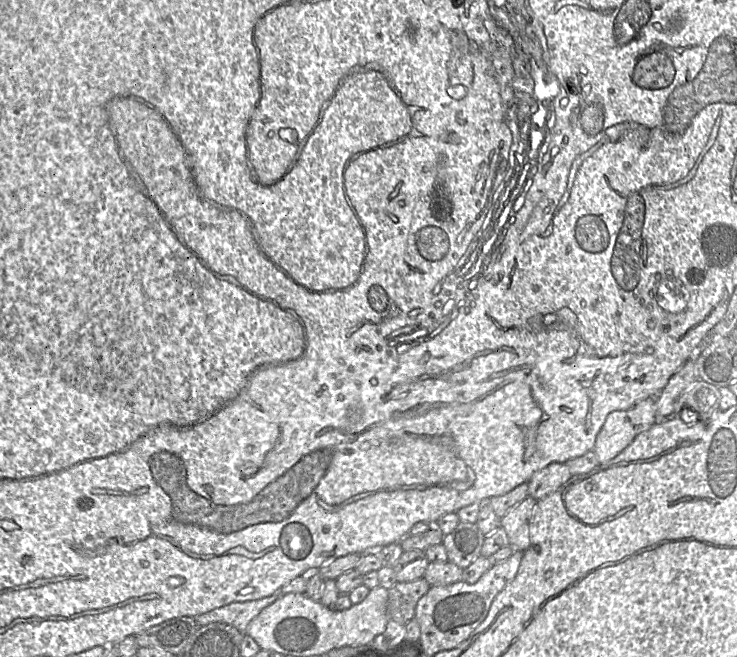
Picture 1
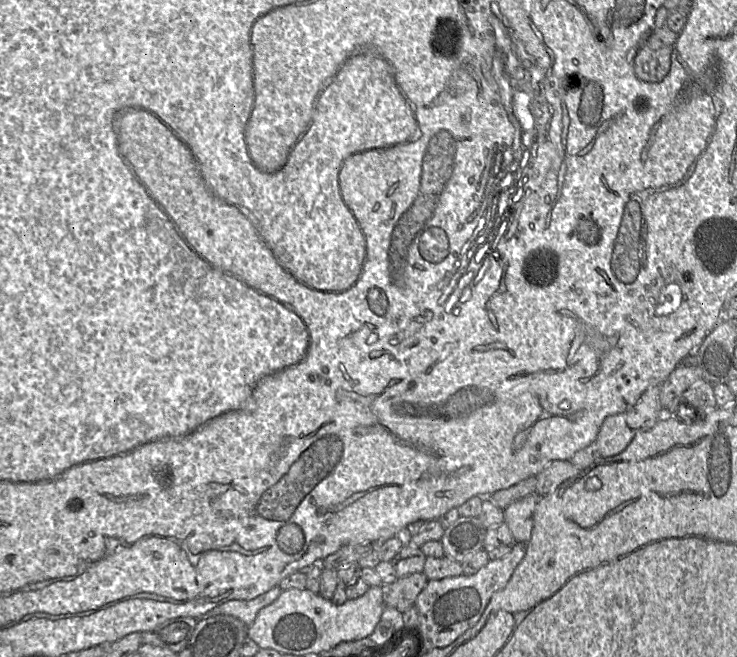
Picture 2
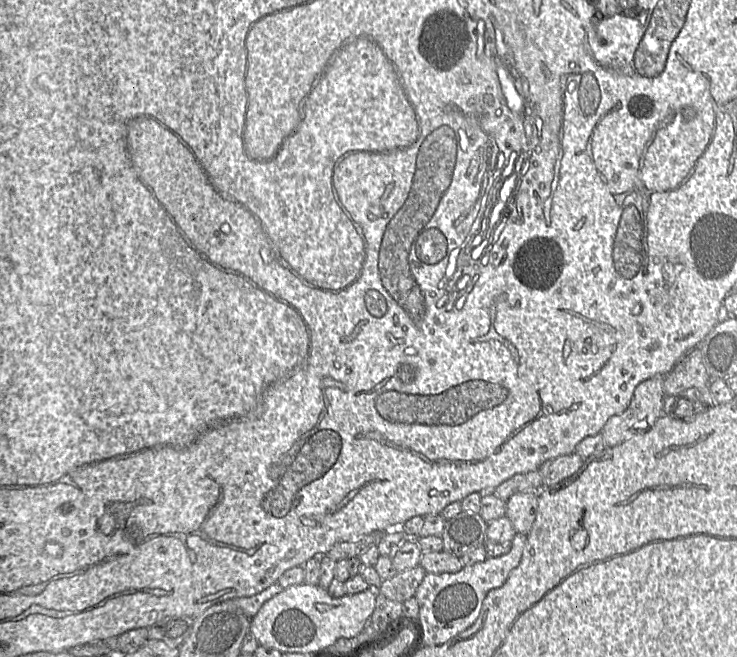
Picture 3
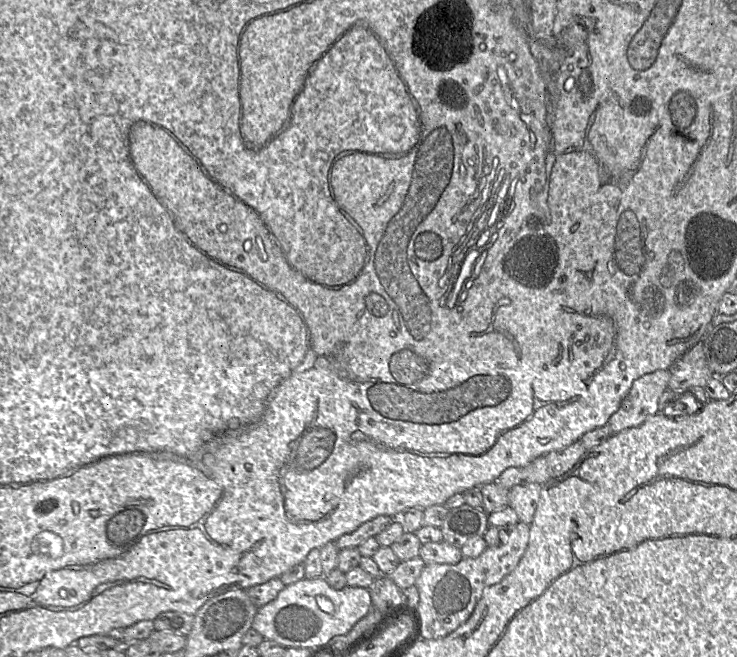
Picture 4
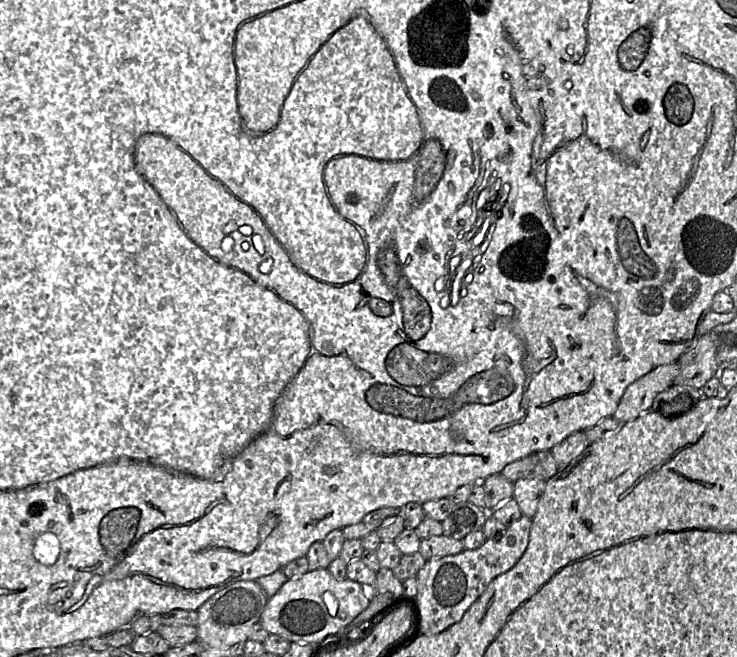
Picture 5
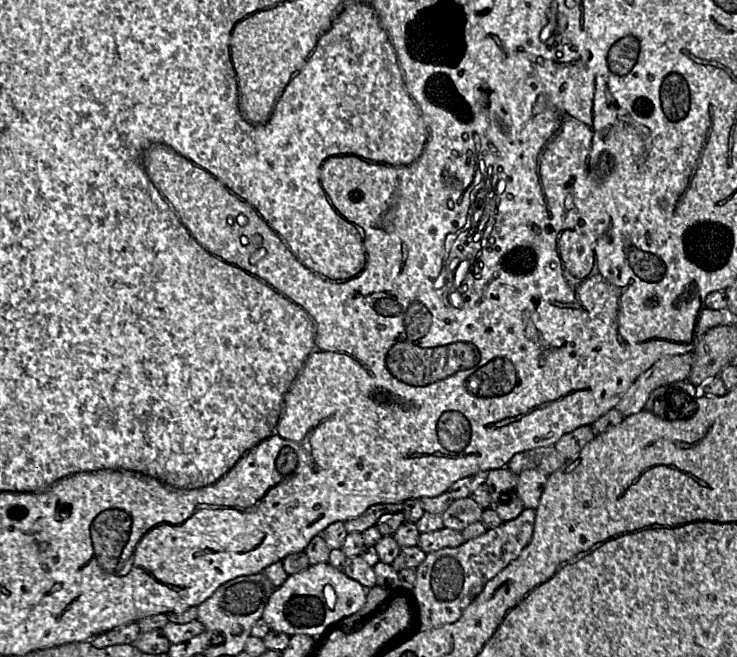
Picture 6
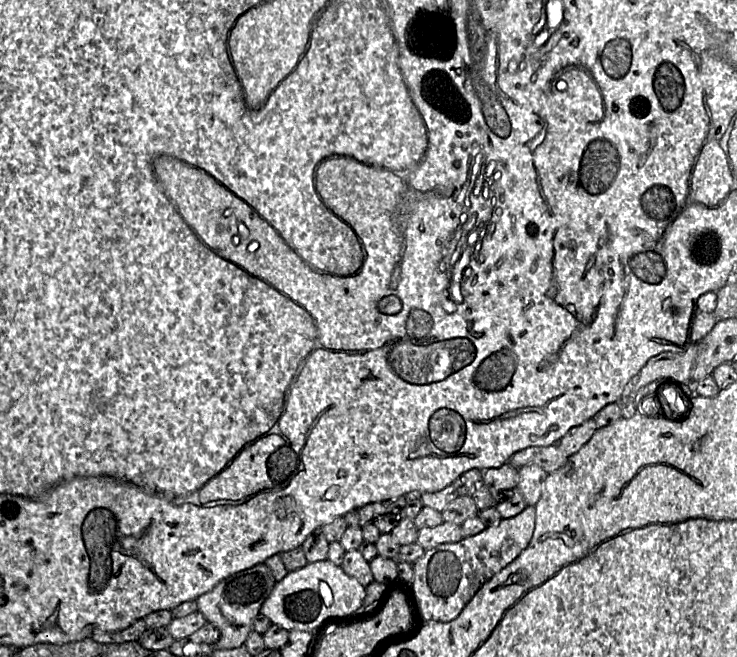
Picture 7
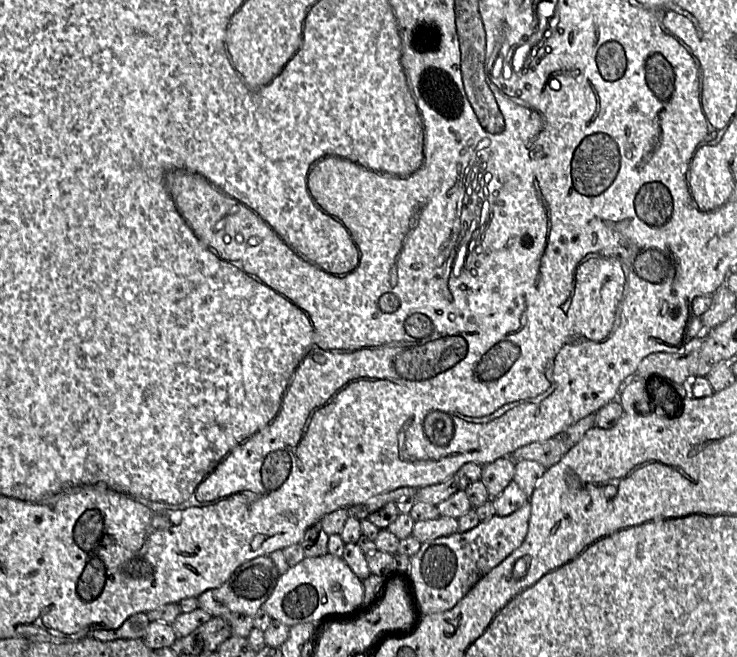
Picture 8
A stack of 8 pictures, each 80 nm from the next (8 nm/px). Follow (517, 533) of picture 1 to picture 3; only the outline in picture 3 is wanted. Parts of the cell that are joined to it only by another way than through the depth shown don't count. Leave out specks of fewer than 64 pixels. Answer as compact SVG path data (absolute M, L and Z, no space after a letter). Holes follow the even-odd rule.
M520 492L506 501L506 516L518 533L528 535L535 521L539 492Z

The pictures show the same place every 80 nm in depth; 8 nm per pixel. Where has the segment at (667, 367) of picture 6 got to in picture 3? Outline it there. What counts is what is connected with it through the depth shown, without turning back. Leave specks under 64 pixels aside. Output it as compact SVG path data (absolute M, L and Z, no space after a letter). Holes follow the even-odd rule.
M655 376L642 381L635 388L632 400L627 409L623 413L614 415L608 419L600 432L606 447L617 446L636 434L648 431L653 427L658 418L663 415L663 400L665 397L664 377L665 376Z

